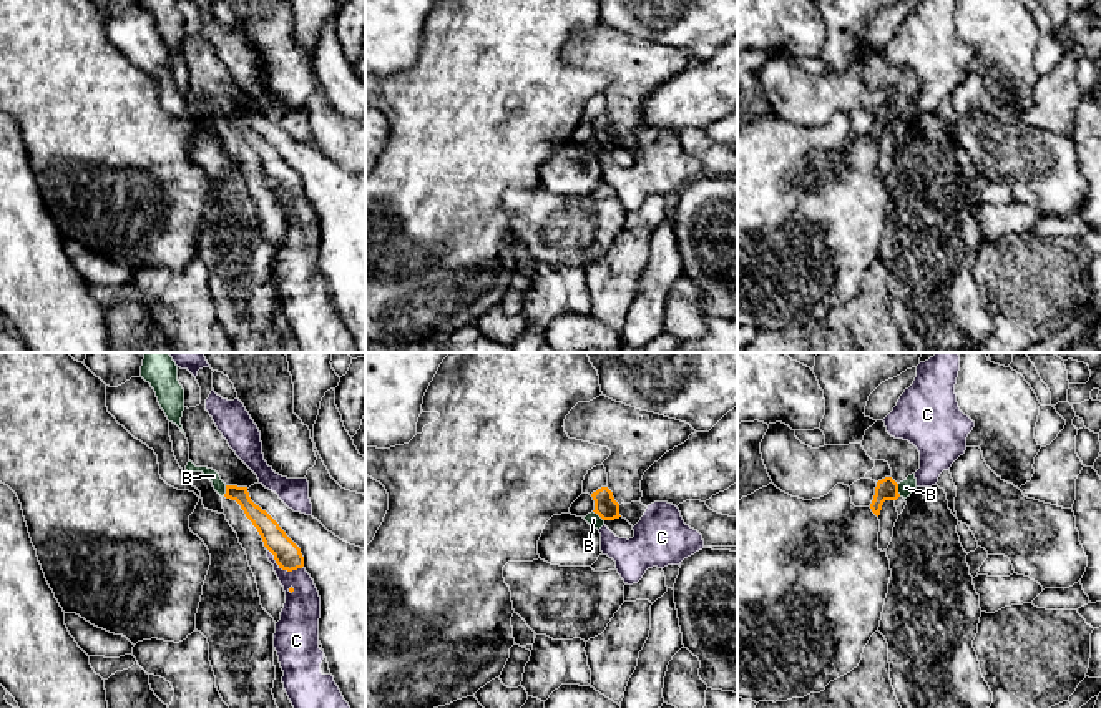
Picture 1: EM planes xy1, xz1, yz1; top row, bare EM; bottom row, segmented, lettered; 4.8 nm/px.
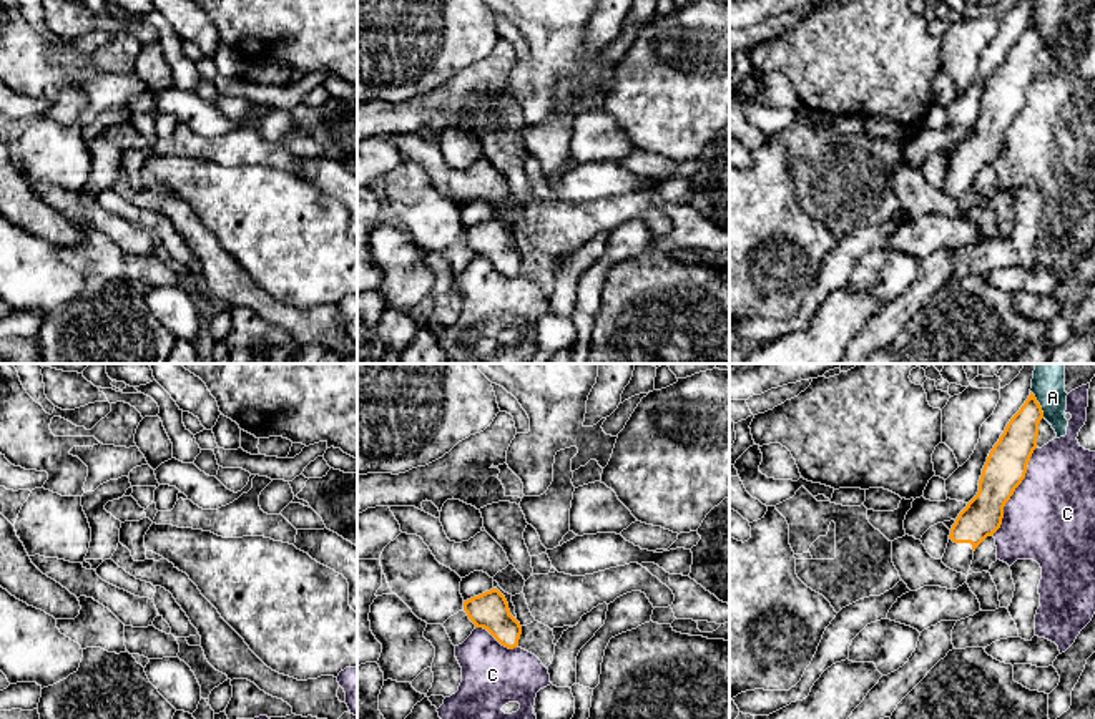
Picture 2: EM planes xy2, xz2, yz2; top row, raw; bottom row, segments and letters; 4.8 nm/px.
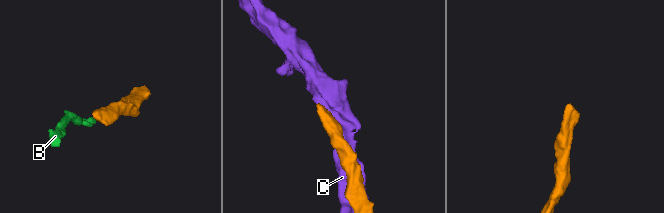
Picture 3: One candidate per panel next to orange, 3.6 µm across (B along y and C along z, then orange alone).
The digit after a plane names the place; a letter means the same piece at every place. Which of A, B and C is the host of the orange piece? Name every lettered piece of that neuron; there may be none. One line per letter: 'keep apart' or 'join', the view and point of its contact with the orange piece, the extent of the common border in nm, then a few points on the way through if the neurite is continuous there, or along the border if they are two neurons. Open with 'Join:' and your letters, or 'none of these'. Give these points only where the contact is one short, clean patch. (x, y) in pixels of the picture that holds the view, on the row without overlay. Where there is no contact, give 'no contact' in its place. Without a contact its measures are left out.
Join: none of these
A: keep apart; meets orange in yz2 at (1039, 32); contact 150 nm long; border along yz2 (1031, 19), (1044, 45)
B: keep apart; meets orange in yz1 at (897, 118); contact 70 nm long; border along yz1 (897, 112), (900, 123)
C: keep apart; meets orange in yz2 at (1014, 118); contact 480 nm long

